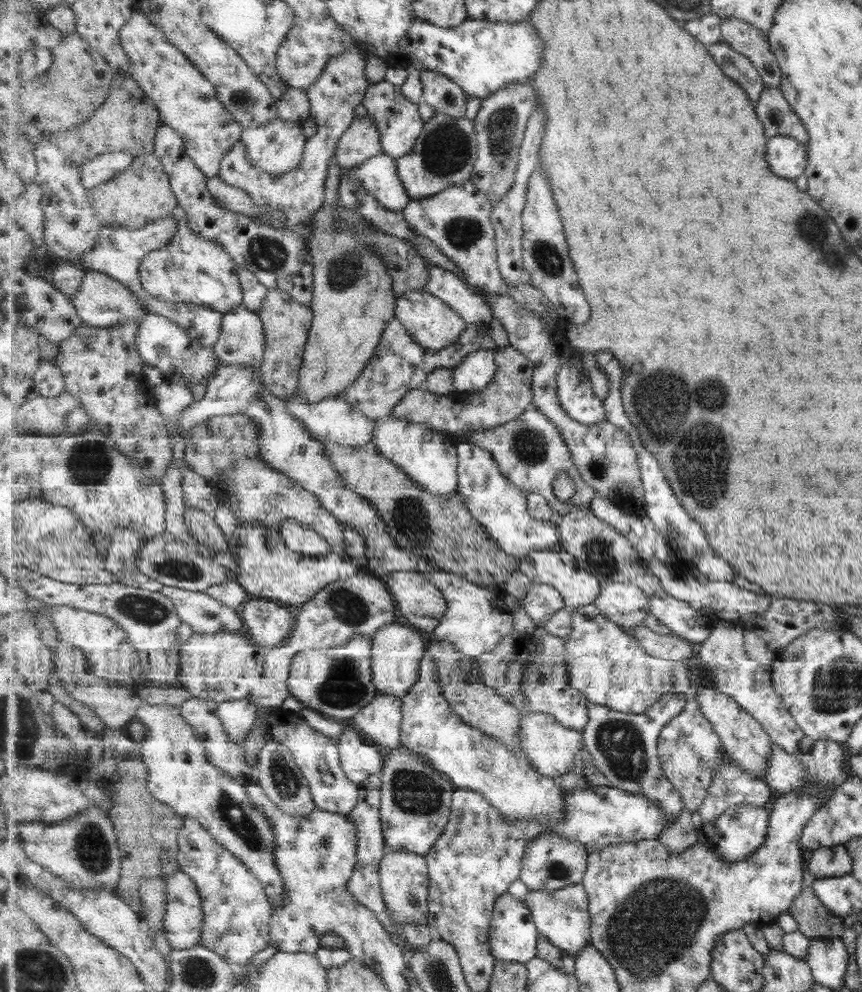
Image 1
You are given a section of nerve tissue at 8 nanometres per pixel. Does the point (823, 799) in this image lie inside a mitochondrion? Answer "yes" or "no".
no

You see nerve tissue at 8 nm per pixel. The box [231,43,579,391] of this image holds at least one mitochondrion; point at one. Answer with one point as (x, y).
(446, 150)

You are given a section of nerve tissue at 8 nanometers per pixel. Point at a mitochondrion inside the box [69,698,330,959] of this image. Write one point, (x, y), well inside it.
(93, 847)

